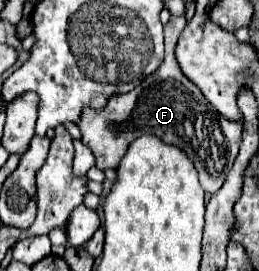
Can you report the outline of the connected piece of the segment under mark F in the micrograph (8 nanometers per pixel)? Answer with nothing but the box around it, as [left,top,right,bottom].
[78,16,242,194]

